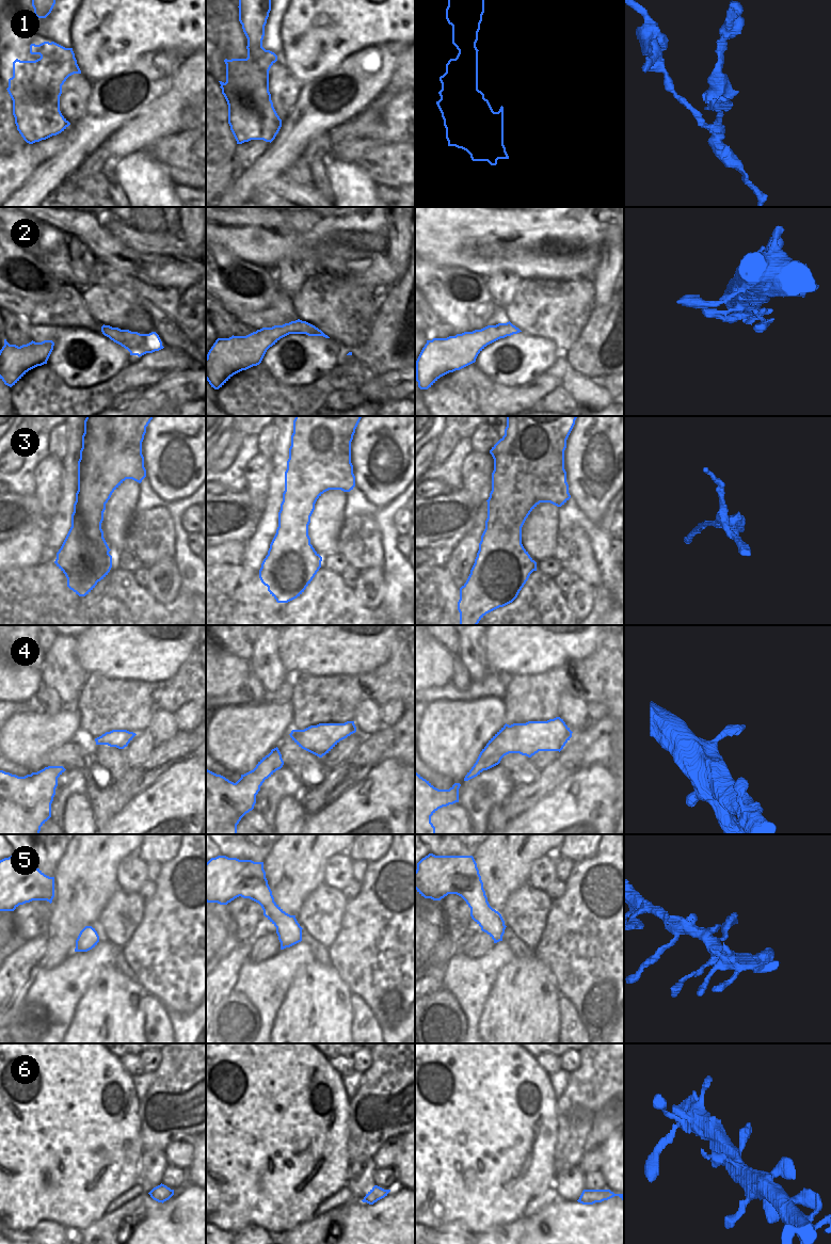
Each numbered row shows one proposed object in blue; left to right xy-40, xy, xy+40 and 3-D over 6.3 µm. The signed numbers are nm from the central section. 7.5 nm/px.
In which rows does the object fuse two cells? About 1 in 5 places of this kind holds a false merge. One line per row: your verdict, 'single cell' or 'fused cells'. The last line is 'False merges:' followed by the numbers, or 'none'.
1: fused cells
2: single cell
3: single cell
4: single cell
5: single cell
6: single cell
False merges: 1

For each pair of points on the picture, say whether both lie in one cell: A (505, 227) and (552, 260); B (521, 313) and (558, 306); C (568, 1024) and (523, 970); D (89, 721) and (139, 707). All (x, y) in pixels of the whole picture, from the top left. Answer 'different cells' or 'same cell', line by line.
A: same cell
B: same cell
C: different cells
D: same cell

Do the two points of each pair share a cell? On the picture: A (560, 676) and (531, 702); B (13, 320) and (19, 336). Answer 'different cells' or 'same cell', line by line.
A: same cell
B: same cell

